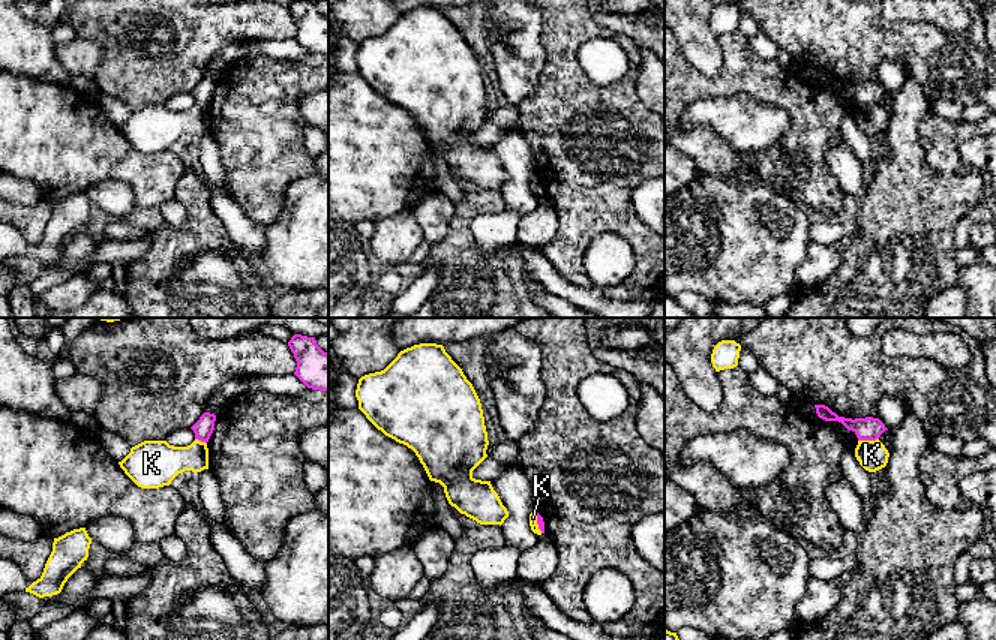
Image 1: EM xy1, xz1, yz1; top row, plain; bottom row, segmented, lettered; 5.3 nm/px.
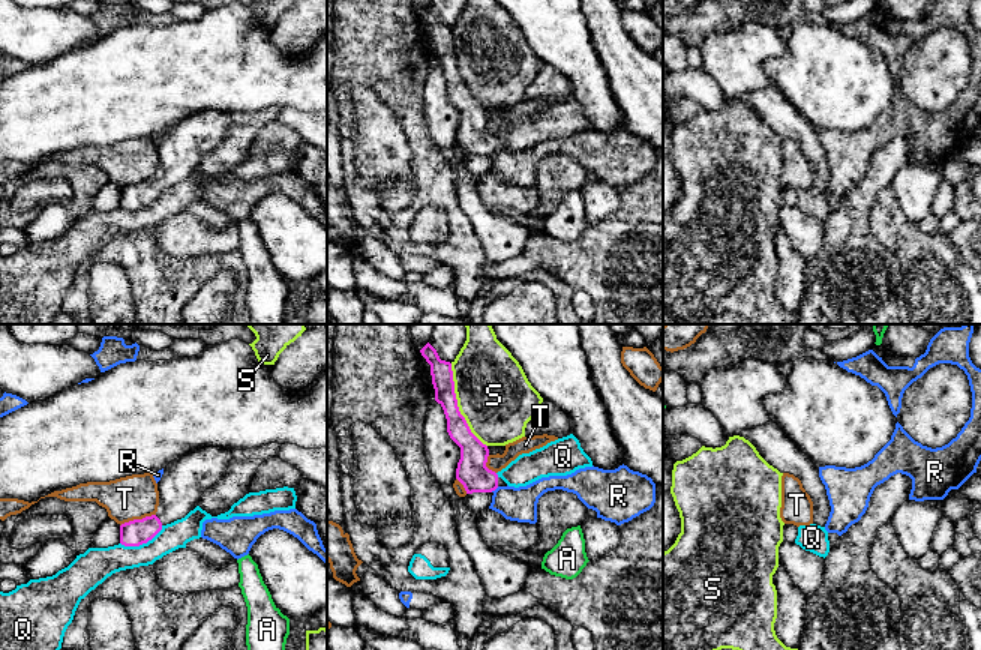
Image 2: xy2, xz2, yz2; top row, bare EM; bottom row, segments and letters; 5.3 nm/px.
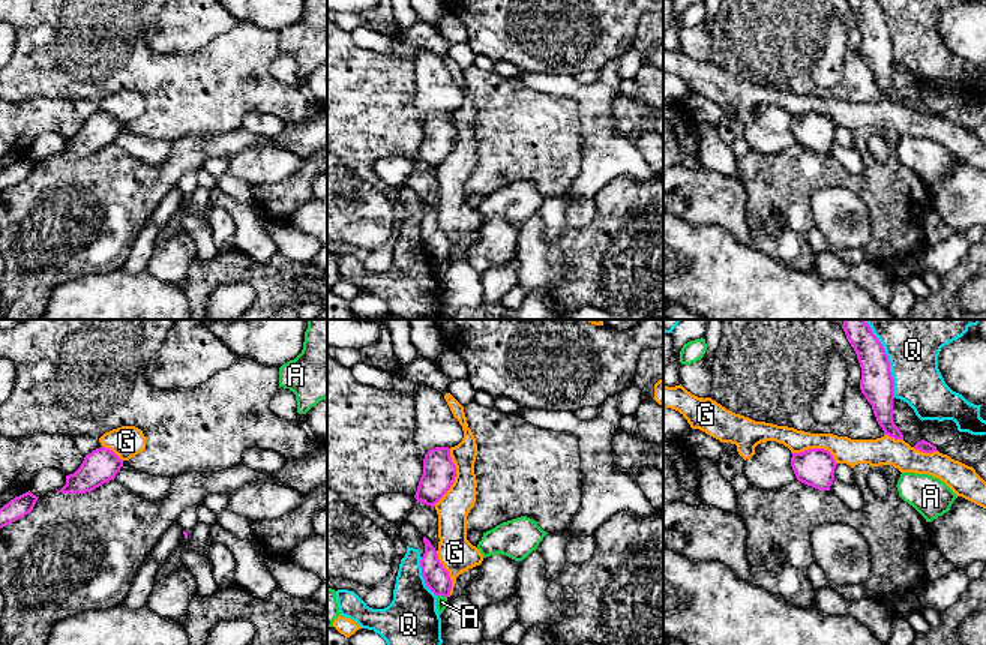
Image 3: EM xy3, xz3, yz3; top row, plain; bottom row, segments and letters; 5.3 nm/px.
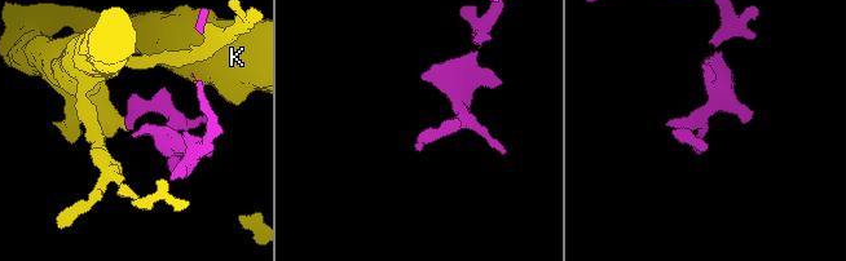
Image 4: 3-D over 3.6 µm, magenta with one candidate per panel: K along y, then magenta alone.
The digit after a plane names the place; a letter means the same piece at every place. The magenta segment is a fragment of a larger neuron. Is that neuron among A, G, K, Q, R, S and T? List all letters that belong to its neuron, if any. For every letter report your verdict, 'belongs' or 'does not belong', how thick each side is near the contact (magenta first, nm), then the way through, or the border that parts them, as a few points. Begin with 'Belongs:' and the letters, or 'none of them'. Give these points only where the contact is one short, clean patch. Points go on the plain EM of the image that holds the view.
Belongs: none of them
A: does not belong | 140/60 nm
G: does not belong | 180/170 nm
K: does not belong | 130/160 nm | along yz1 (878, 102), (858, 105)
Q: does not belong | 180/260 nm
R: does not belong | 170/180 nm | along xz2 (498, 150), (491, 155)
S: does not belong | 130/400 nm
T: does not belong | 140/240 nm | along xy2 (155, 177), (125, 185), (120, 189)

